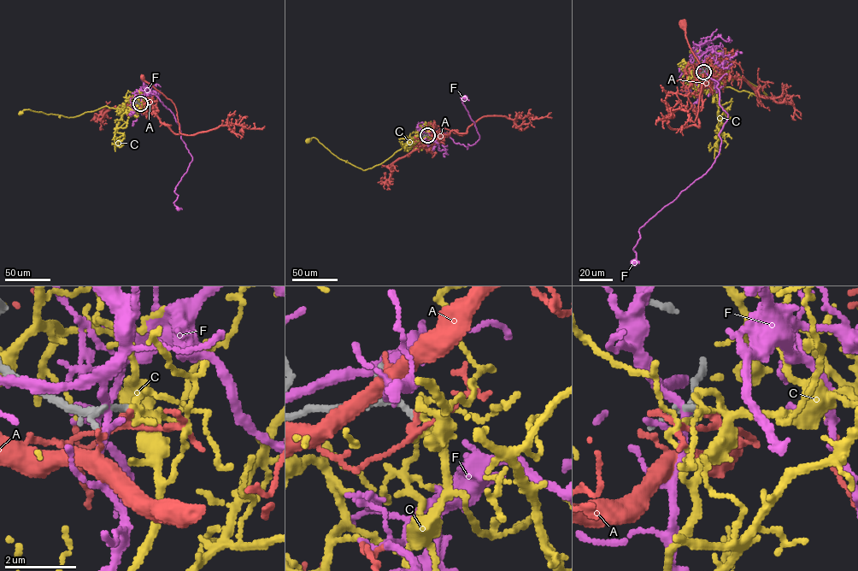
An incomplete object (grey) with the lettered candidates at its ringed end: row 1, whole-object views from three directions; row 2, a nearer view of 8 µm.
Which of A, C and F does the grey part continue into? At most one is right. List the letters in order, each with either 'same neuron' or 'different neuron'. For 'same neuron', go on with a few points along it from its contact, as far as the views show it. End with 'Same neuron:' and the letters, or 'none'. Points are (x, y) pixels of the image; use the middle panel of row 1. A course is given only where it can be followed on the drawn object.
A: different neuron
C: different neuron
F: different neuron
Same neuron: none

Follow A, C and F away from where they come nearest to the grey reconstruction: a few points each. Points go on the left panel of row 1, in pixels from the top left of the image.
A: (140, 103), (132, 105), (149, 106), (162, 123), (173, 133), (179, 133), (174, 104), (142, 77)
C: (140, 103), (141, 107), (129, 114), (121, 108), (107, 106), (73, 117), (30, 109), (20, 113)
F: (139, 103), (140, 90), (149, 89), (173, 113), (192, 158), (174, 191), (178, 196), (173, 202), (178, 208)

